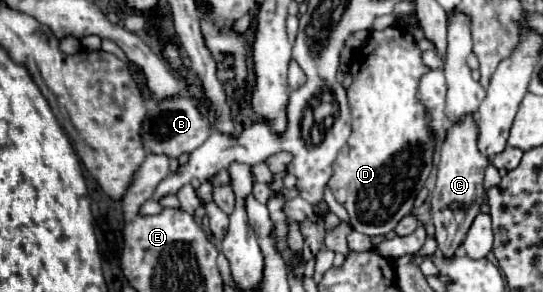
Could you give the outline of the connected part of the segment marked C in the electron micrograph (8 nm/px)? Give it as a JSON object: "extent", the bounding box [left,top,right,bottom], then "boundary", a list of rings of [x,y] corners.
{"extent":[430,117,488,257],"boundary":[[[472,117],[462,119],[460,123],[450,127],[450,133],[440,143],[440,163],[436,173],[436,187],[430,193],[432,207],[432,223],[436,227],[436,243],[444,257],[454,257],[456,249],[464,243],[468,229],[472,227],[476,215],[480,213],[480,201],[484,195],[484,169],[488,167],[488,159],[476,147],[478,127]]]}

